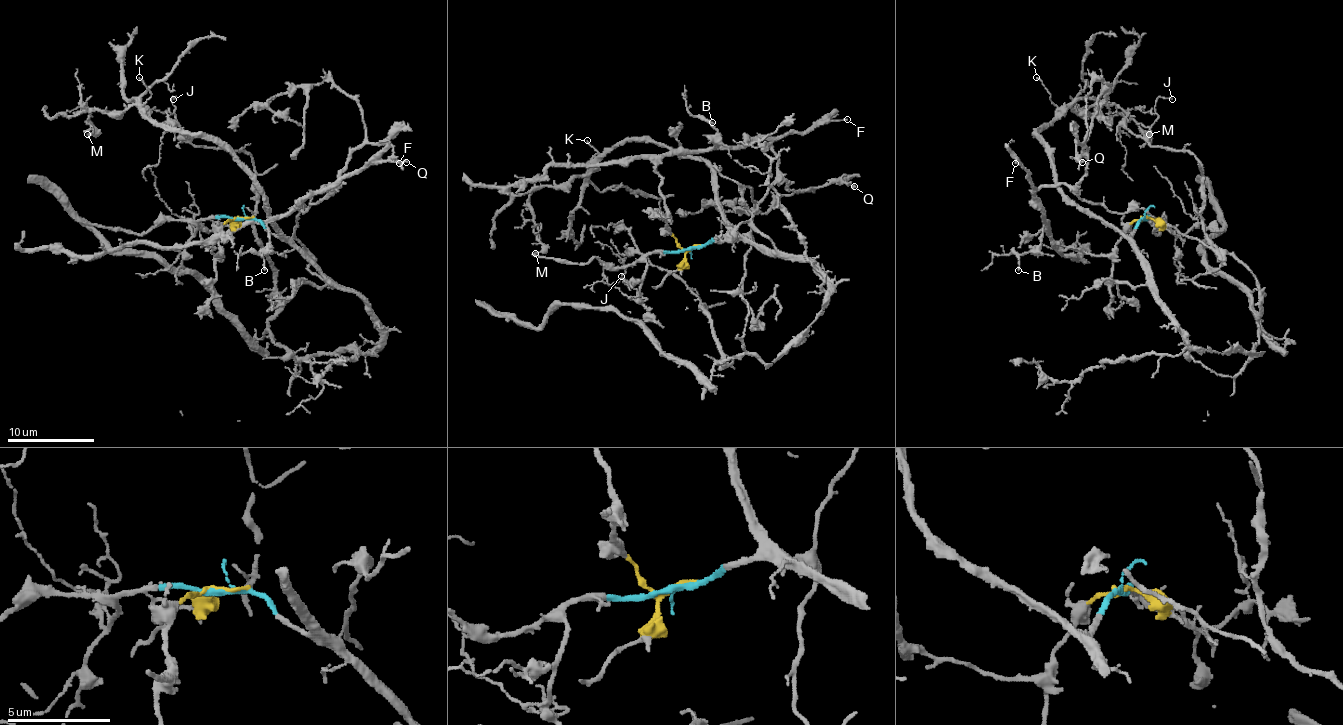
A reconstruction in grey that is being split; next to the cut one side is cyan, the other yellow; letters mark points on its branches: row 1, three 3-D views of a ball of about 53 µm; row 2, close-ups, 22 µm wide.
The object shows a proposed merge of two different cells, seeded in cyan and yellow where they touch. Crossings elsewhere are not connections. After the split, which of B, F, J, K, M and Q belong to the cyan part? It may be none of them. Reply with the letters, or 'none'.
J, K, M

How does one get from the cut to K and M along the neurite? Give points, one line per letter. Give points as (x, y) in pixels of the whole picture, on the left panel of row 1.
K: (242, 219), (257, 219), (279, 236), (255, 180), (205, 139), (160, 128), (145, 113), (151, 93), (138, 78)
M: (242, 219), (279, 236), (255, 180), (205, 139), (164, 130), (136, 104), (114, 113), (82, 104), (86, 134)

